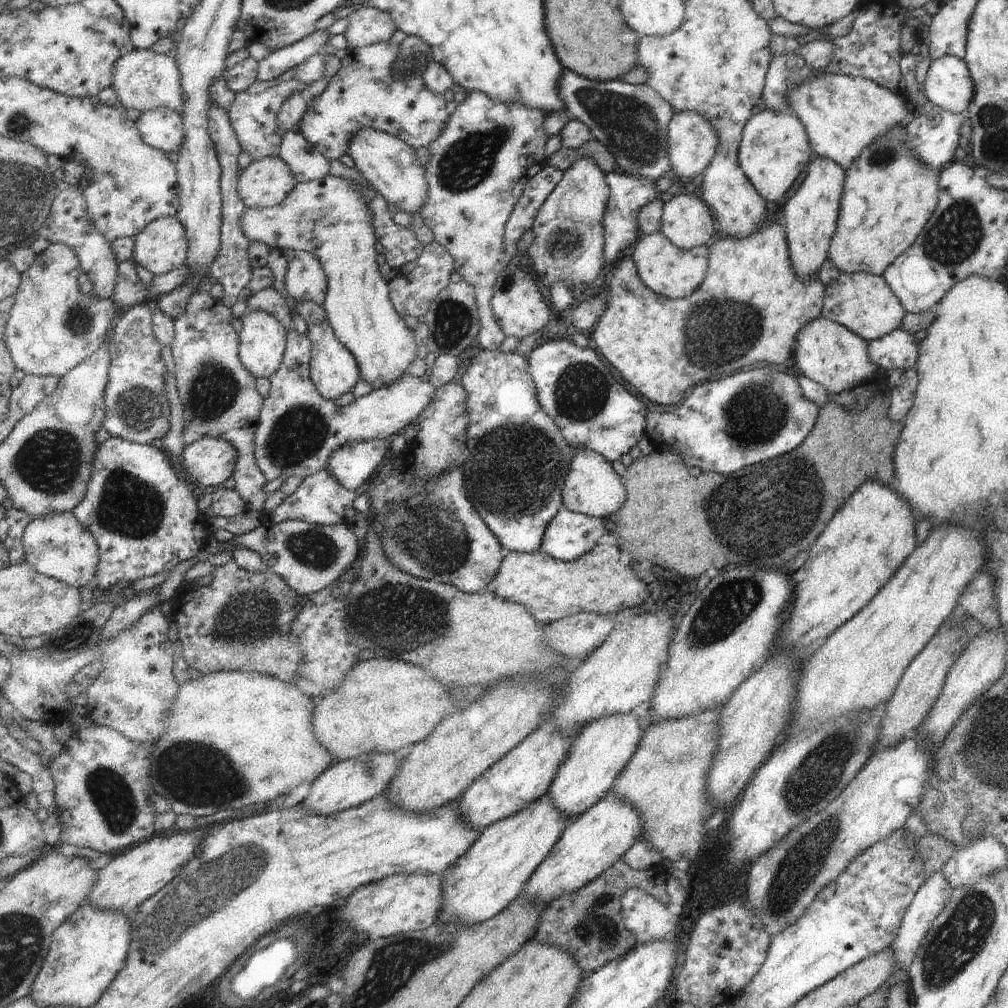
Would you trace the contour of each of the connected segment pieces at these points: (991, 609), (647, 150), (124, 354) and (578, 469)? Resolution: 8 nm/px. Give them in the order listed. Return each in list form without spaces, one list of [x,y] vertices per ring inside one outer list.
[[[977,571],[957,596],[955,606],[973,616],[987,630],[1000,628],[993,600],[993,577],[989,572]]]
[[[566,68],[561,74],[559,92],[571,117],[581,120],[595,140],[611,150],[619,171],[660,182],[667,172],[673,170],[669,158],[669,123],[676,111],[651,86],[634,85],[623,79],[595,82]]]
[[[146,302],[120,313],[109,341],[113,362],[105,394],[106,417],[103,427],[111,437],[140,445],[160,444],[171,430],[171,410],[165,392],[167,369],[153,326],[153,311],[152,303]]]
[[[586,447],[572,459],[571,470],[566,475],[563,499],[565,508],[600,519],[607,518],[624,507],[628,499],[622,477],[613,470],[611,461],[600,452]]]

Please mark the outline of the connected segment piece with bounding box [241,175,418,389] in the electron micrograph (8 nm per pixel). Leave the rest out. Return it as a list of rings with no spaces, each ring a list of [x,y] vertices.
[[[327,175],[321,180],[297,183],[297,186],[291,191],[291,194],[287,196],[286,200],[281,205],[265,208],[247,208],[245,214],[243,214],[243,218],[241,218],[241,230],[245,232],[249,240],[252,240],[251,243],[249,243],[249,260],[251,260],[251,268],[253,269],[265,267],[267,258],[269,258],[269,254],[271,254],[271,248],[277,248],[283,252],[307,252],[319,258],[323,268],[325,268],[328,280],[328,293],[323,308],[326,311],[329,324],[331,324],[332,329],[336,332],[337,338],[339,338],[341,344],[344,344],[345,348],[348,348],[349,352],[352,352],[353,356],[357,357],[357,362],[360,364],[361,369],[361,378],[372,384],[373,389],[380,389],[389,386],[389,382],[393,382],[393,380],[397,380],[397,378],[401,378],[407,373],[407,368],[411,366],[411,362],[418,358],[417,342],[415,342],[413,330],[407,328],[403,316],[397,312],[396,308],[393,308],[391,298],[389,298],[389,290],[391,290],[391,288],[389,288],[389,283],[385,275],[381,274],[379,264],[377,264],[379,252],[377,252],[377,234],[375,234],[375,226],[373,226],[373,212],[367,208],[366,202],[367,199],[363,200],[363,196],[361,196],[359,190],[351,184],[350,179]]]

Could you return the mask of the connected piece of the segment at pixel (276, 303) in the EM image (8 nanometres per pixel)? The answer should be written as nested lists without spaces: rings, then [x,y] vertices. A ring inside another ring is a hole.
[[[273,286],[252,293],[249,298],[247,298],[247,308],[240,319],[249,316],[251,312],[267,312],[267,314],[275,316],[283,327],[289,328],[289,330],[295,328],[295,322],[293,322],[289,316],[291,308],[289,308],[287,300],[285,300],[283,295],[278,290],[275,290]]]

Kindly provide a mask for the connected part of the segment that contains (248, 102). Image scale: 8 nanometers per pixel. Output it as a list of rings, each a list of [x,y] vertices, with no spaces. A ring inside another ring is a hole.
[[[299,79],[257,80],[251,88],[236,93],[235,103],[231,106],[230,116],[234,120],[236,130],[243,152],[247,152],[253,161],[267,157],[279,157],[279,151],[287,130],[279,126],[279,112],[285,101],[295,92],[306,92],[309,85]]]

